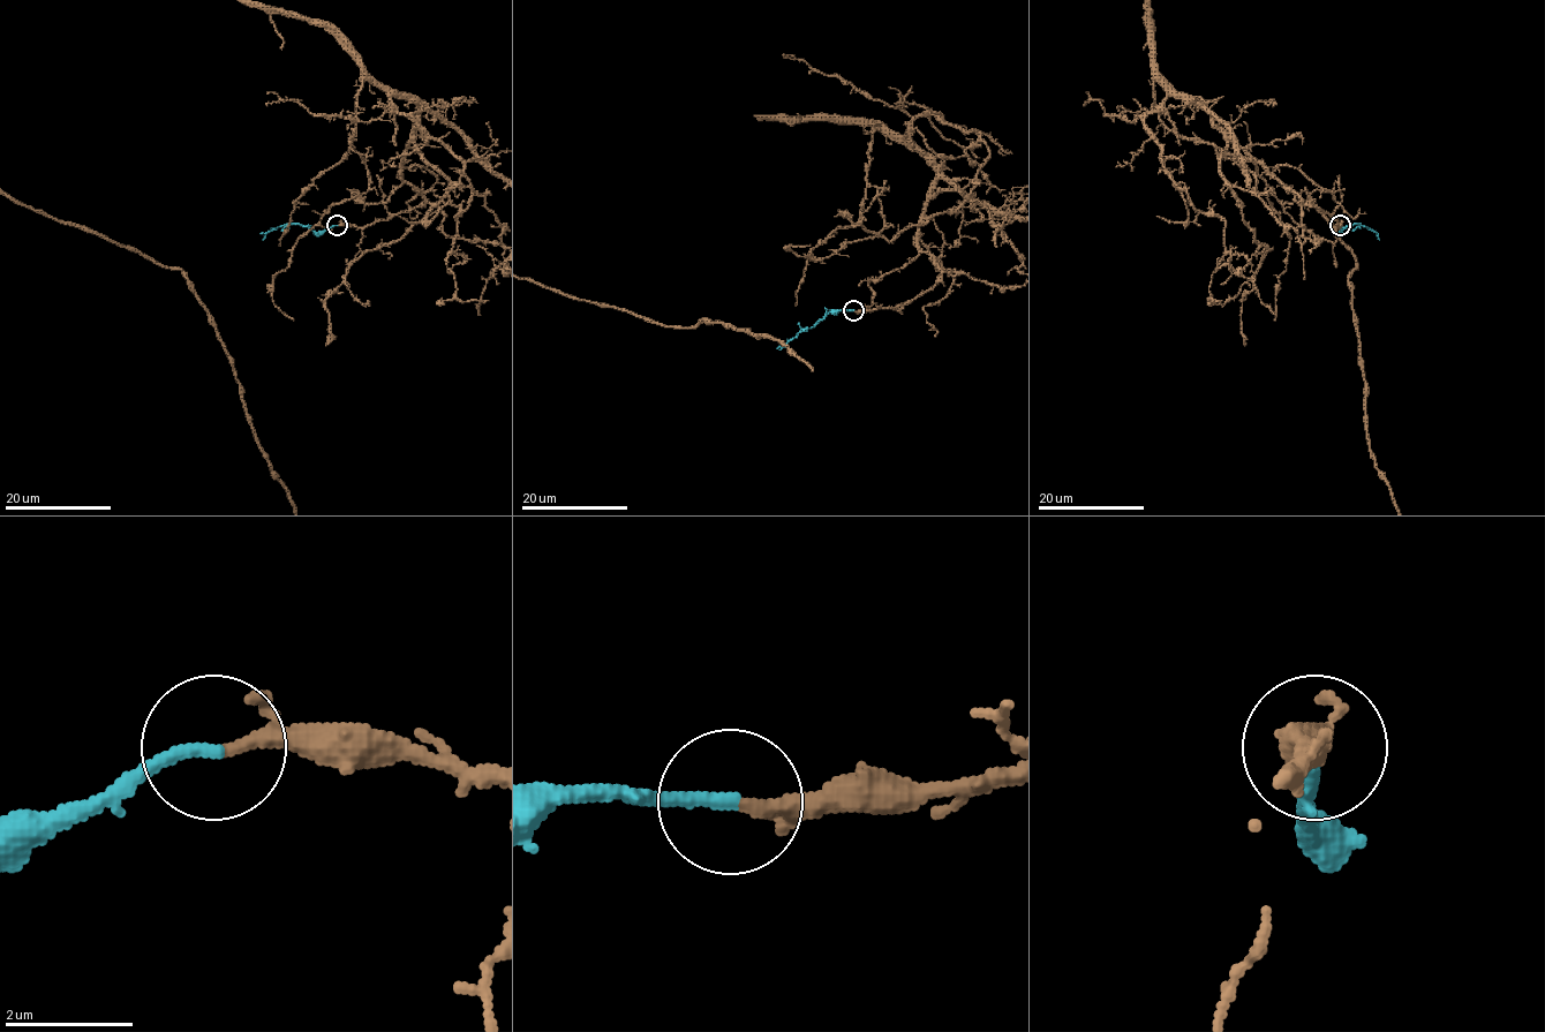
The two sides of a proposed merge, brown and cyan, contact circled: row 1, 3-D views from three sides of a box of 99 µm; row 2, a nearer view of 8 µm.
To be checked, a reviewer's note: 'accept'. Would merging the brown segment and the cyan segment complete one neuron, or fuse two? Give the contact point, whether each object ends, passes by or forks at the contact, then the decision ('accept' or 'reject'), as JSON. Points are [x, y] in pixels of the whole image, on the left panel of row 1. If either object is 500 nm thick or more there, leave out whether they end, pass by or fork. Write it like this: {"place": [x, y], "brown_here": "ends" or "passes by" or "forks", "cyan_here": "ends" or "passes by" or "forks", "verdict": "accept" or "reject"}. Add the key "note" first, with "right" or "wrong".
{"note": "right", "place": [337, 225], "brown_here": "passes by", "cyan_here": "ends", "verdict": "accept"}

